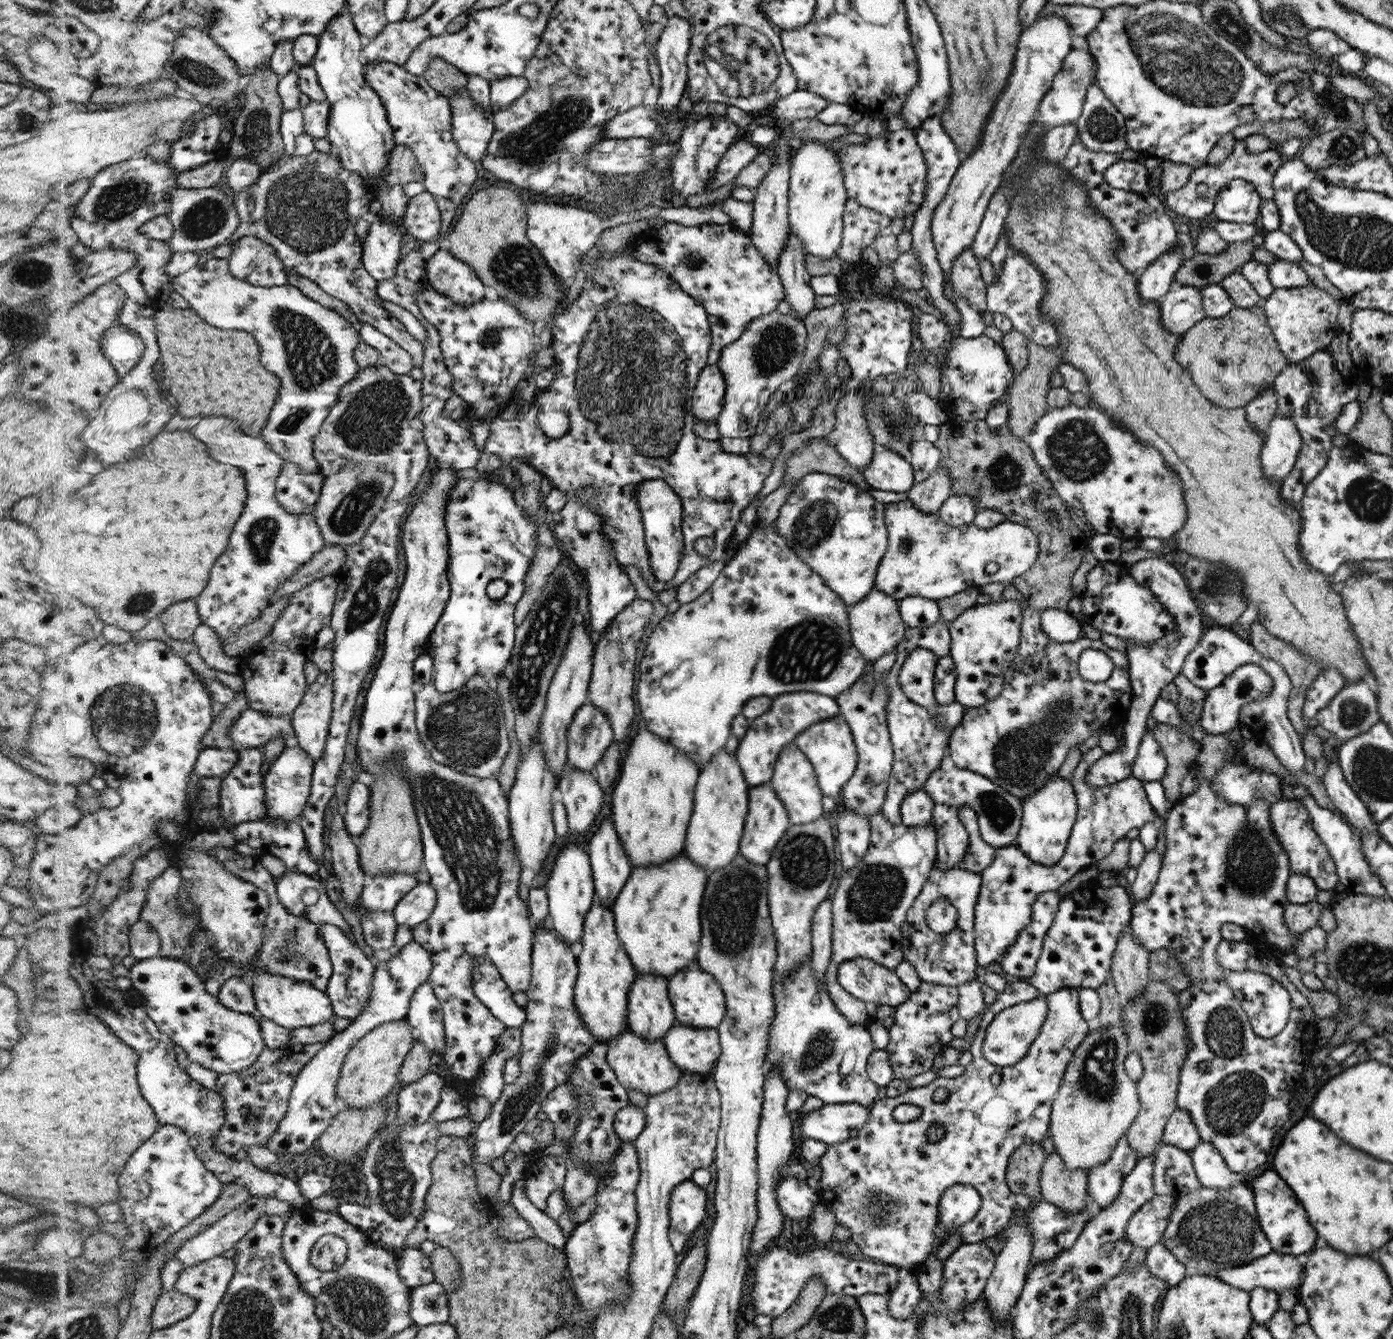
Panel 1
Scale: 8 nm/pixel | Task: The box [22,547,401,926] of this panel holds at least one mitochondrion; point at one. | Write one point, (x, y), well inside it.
(125, 717)

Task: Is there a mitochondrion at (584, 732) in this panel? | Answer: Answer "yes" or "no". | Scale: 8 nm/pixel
yes

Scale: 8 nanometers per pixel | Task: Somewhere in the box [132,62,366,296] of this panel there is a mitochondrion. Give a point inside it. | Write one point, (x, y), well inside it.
(307, 210)

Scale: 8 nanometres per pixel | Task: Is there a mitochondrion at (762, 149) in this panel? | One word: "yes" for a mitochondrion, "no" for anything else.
no

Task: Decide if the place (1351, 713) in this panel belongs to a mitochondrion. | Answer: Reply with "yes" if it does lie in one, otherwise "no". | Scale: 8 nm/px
yes

